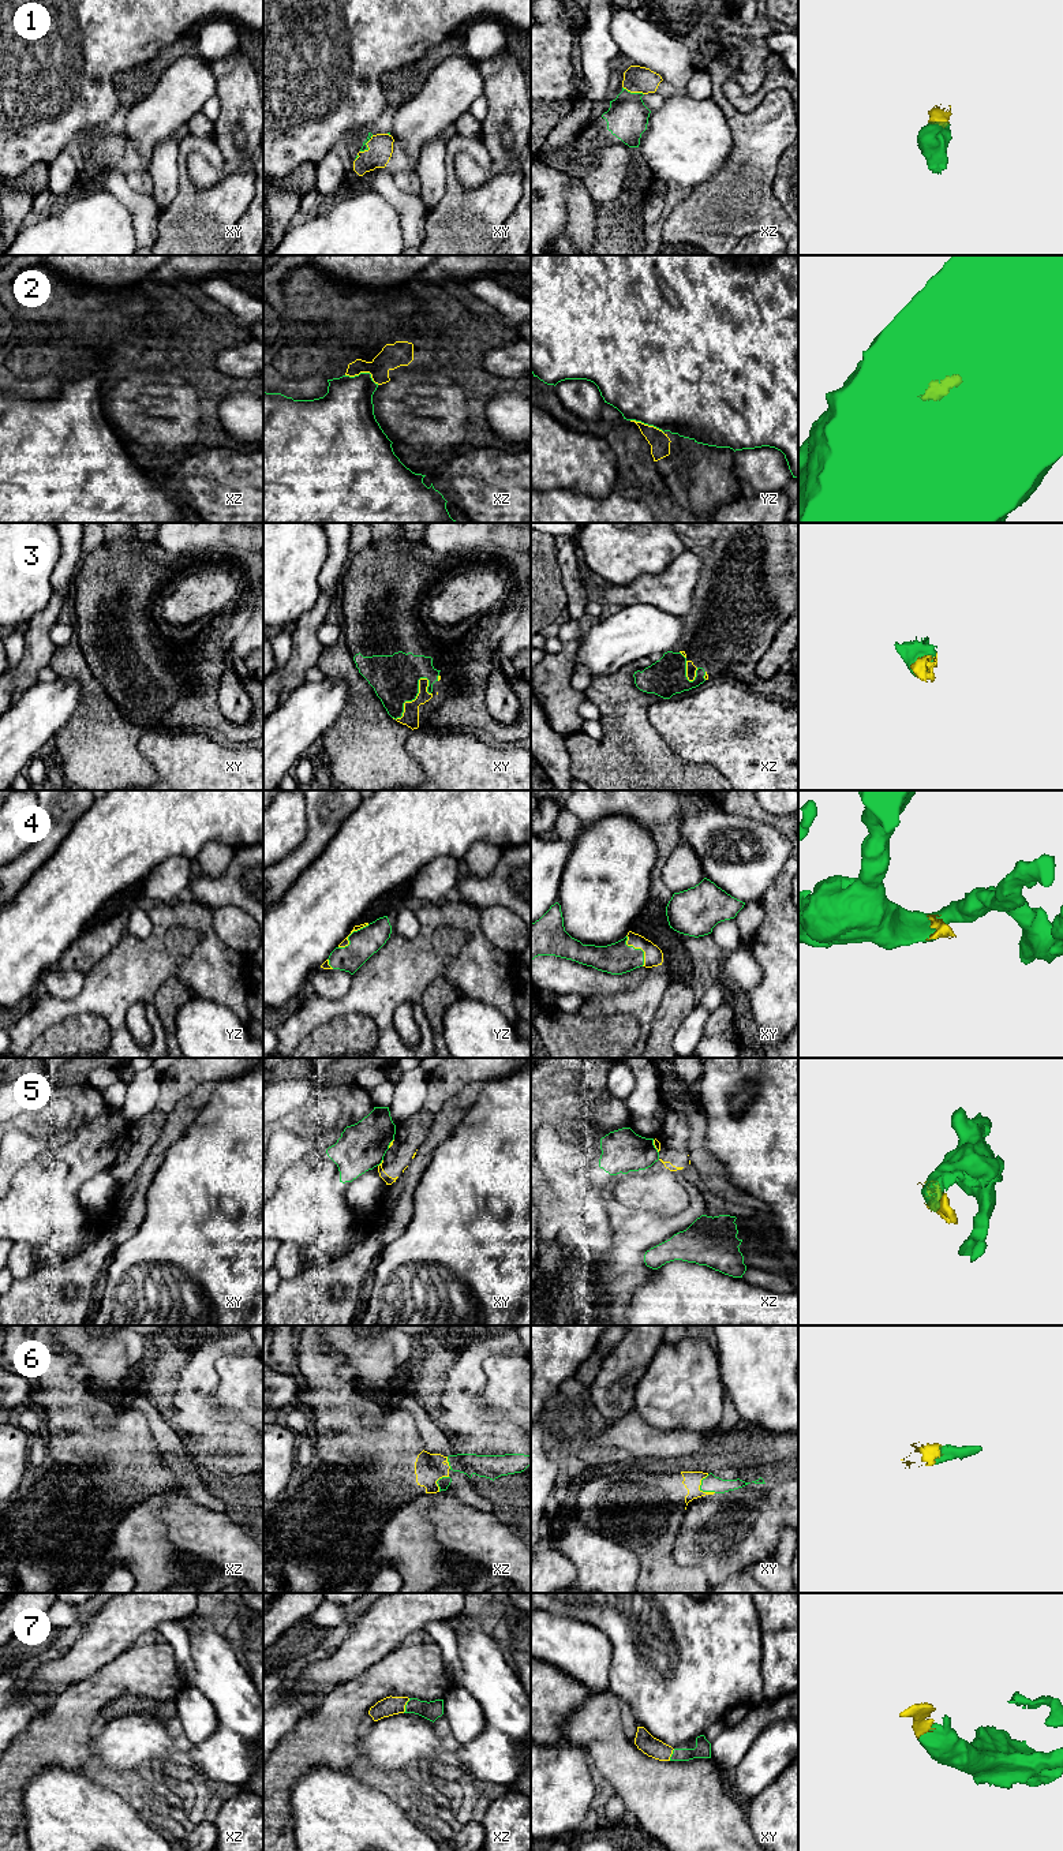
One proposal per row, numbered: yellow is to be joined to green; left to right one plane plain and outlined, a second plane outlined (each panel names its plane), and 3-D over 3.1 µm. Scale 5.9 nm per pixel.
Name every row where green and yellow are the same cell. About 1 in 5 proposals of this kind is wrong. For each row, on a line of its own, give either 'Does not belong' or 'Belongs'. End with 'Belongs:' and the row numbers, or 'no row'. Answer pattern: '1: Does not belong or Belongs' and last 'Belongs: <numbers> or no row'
1: Belongs
2: Does not belong
3: Belongs
4: Belongs
5: Does not belong
6: Belongs
7: Belongs
Belongs: 1, 3, 4, 6, 7

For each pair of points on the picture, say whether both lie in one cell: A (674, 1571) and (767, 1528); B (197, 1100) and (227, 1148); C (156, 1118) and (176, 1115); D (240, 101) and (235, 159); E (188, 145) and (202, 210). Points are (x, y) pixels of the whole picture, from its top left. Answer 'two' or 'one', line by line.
A: two
B: two
C: two
D: one
E: one

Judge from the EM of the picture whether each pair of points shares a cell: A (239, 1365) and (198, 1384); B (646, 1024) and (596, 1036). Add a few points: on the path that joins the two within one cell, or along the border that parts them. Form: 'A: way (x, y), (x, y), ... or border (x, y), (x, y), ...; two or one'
A: border (220, 1378), (219, 1387), (214, 1391); two
B: border (609, 1014), (629, 1013), (639, 1024), (637, 1042); two

